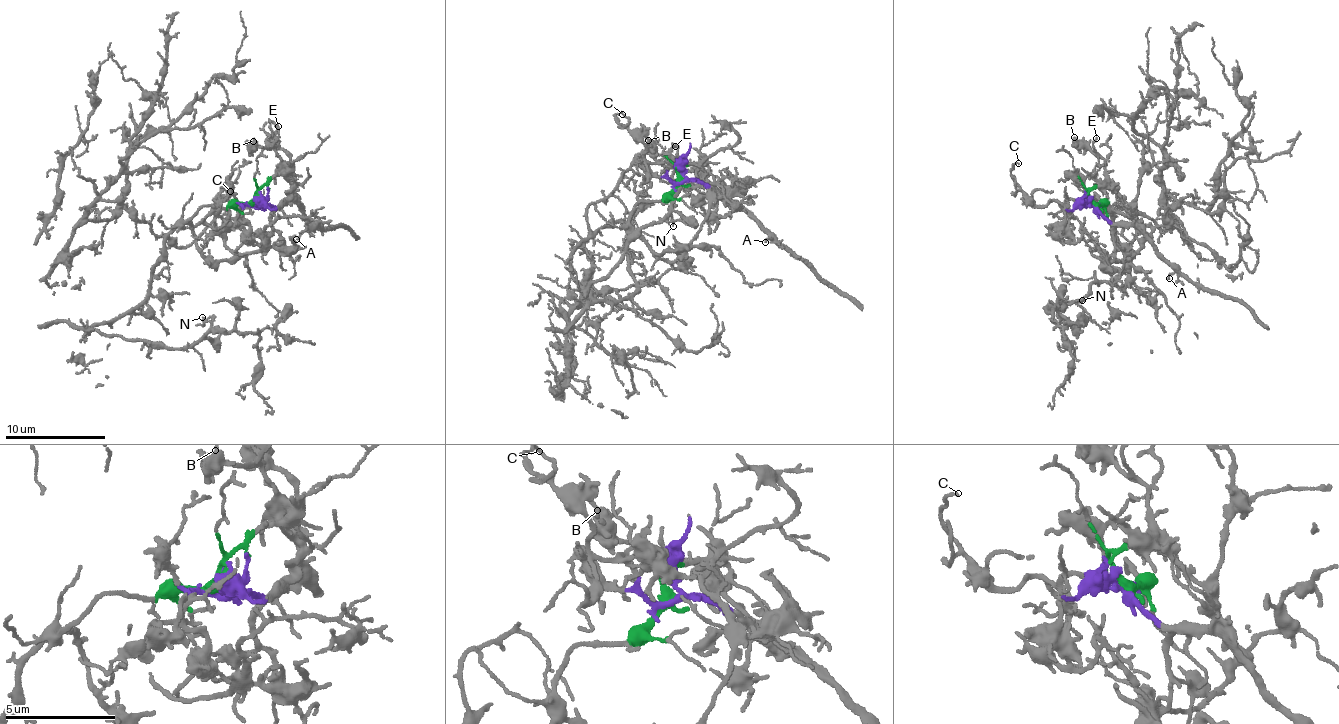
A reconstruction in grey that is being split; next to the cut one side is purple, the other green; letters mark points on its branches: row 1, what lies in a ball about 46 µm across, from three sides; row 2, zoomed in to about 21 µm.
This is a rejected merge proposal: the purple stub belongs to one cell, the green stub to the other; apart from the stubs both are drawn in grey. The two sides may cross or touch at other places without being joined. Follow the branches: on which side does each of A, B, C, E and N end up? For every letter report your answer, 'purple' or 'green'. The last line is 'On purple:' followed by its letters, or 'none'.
A: purple
B: purple
C: purple
E: purple
N: green
On purple: A, B, C, E

